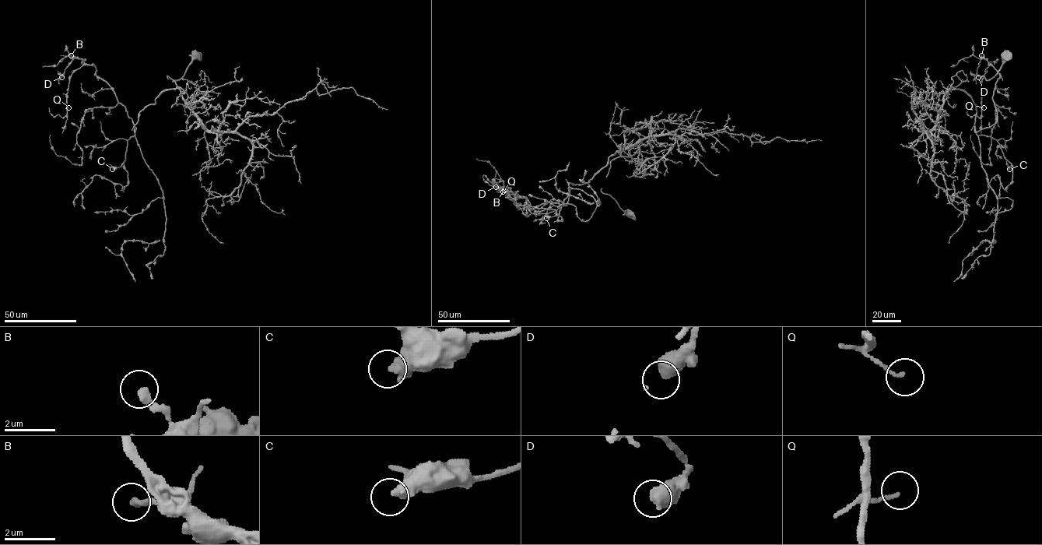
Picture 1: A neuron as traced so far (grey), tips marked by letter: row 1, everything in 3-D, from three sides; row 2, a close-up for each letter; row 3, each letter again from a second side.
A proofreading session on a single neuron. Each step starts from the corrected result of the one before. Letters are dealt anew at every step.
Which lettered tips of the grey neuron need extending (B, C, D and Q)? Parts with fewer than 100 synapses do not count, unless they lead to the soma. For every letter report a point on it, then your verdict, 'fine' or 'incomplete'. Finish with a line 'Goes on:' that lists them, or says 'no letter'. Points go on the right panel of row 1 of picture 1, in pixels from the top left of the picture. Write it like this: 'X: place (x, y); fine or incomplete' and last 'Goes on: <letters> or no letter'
B: place (981, 55); fine
C: place (1009, 169); fine
D: place (978, 77); fine
Q: place (984, 107); fine
Goes on: no letter

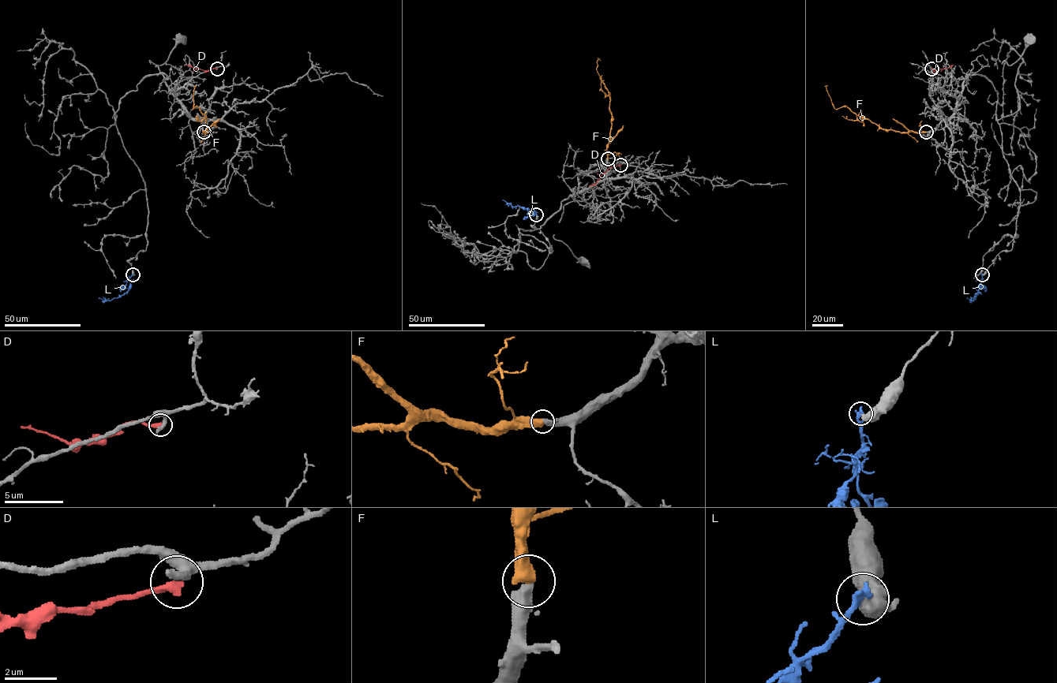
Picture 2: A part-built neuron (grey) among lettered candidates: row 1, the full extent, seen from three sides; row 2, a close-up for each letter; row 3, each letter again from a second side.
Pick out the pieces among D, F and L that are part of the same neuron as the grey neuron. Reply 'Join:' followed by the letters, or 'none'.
Join: F

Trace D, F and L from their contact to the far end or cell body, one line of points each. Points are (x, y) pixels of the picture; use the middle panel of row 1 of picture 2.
D: (620, 164), (610, 167), (596, 182), (589, 186)
F: (608, 158), (612, 114), (608, 91), (596, 69), (597, 59), (600, 60)
L: (536, 214), (519, 206), (512, 207), (502, 199)

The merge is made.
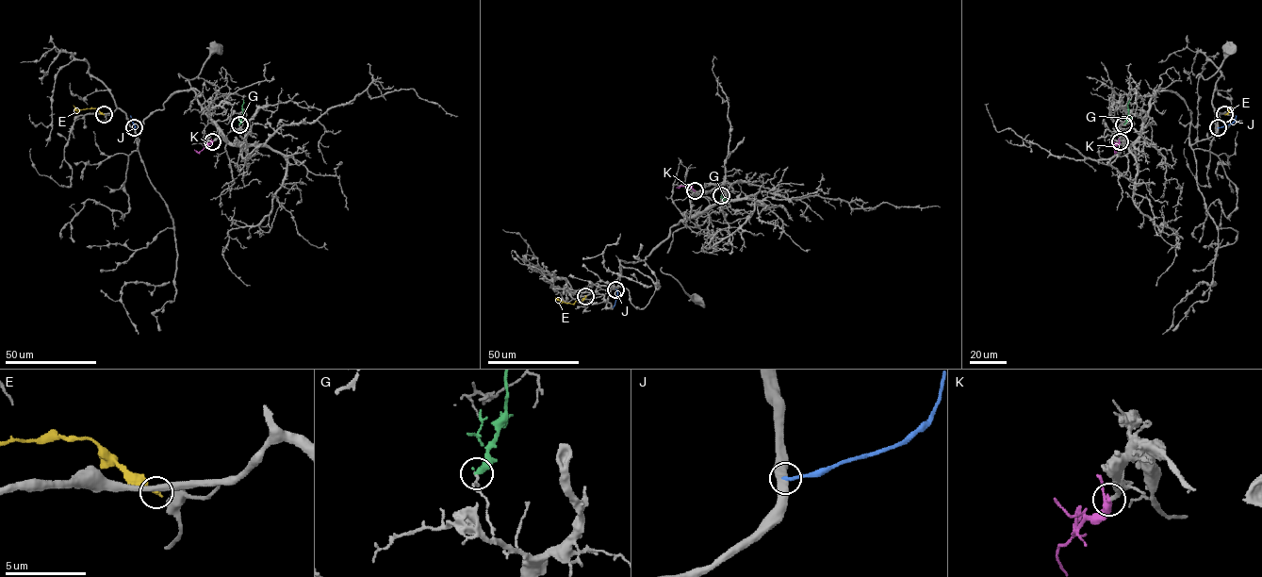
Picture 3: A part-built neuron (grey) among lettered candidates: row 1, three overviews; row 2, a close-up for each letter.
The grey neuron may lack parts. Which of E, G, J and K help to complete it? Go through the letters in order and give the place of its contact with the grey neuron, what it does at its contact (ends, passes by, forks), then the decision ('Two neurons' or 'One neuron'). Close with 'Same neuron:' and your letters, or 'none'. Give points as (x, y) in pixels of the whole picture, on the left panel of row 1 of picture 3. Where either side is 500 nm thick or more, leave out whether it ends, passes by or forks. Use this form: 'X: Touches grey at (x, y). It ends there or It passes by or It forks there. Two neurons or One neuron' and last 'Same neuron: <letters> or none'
E: Touches grey at (104, 114). It ends there. Two neurons
G: Touches grey at (239, 124). It ends there. Two neurons
J: Touches grey at (134, 127). It ends there. Two neurons
K: Touches grey at (212, 141). It passes by. One neuron
Same neuron: K

